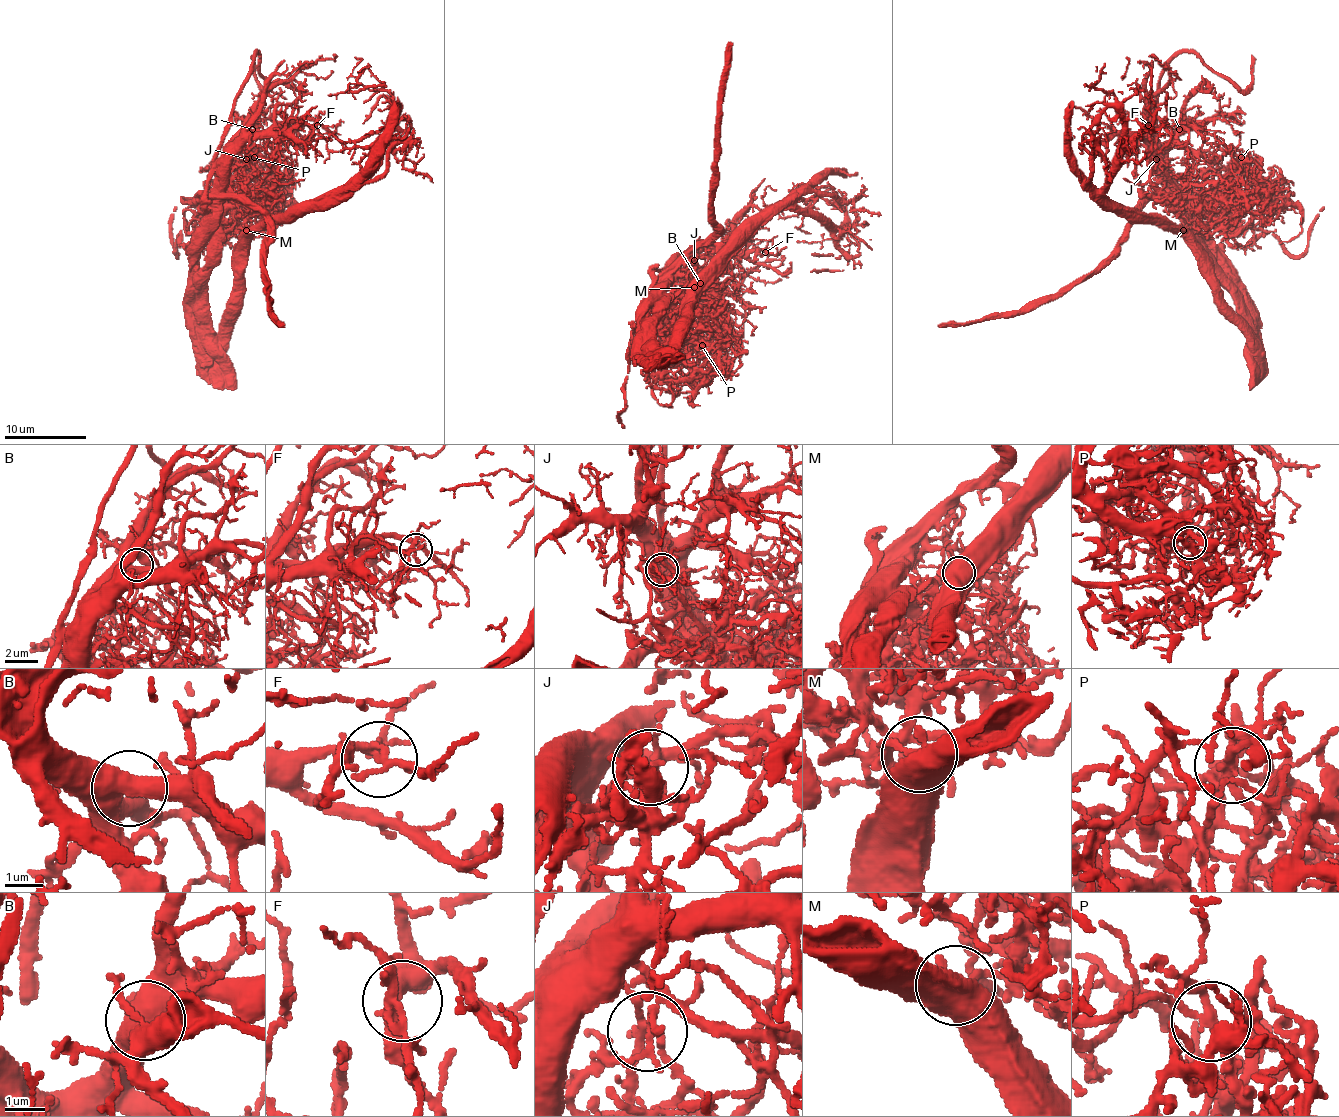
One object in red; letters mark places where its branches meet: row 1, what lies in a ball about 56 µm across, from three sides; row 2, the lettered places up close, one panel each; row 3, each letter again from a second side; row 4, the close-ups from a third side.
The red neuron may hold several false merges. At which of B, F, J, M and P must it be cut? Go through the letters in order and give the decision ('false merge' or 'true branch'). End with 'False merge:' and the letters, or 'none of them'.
B: true branch
F: true branch
J: false merge
M: false merge
P: false merge
False merge: J, M, P

